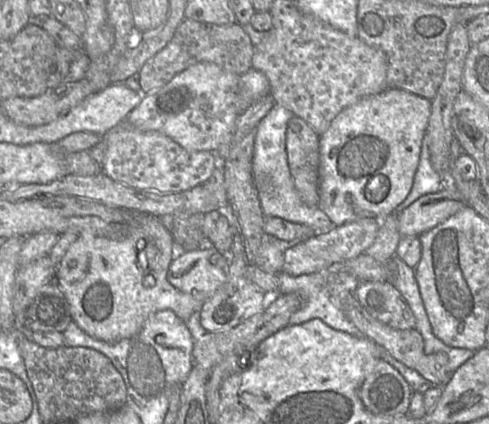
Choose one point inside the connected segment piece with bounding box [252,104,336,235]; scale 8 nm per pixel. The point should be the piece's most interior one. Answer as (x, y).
(278, 196)

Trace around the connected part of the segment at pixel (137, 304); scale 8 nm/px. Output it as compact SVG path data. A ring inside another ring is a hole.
M139 215L121 237L79 235L57 267L56 283L68 301L73 322L91 337L114 343L136 335L155 312L171 310L186 322L194 312L202 309L203 303L191 294L175 288L168 281L168 269L175 255L176 246L167 222L156 216ZM148 242L154 242L160 252L158 262L153 267L149 265L144 253Z

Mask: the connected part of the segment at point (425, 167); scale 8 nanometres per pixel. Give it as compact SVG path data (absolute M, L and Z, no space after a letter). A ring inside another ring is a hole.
M424 135L421 145L419 164L414 176L413 185L407 198L398 205L393 213L399 213L418 198L439 191L445 185L445 179L432 166L428 141Z

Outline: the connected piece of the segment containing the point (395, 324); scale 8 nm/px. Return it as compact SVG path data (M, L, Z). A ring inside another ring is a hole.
M388 280L361 282L355 296L380 322L399 330L415 329L415 316L400 291Z

